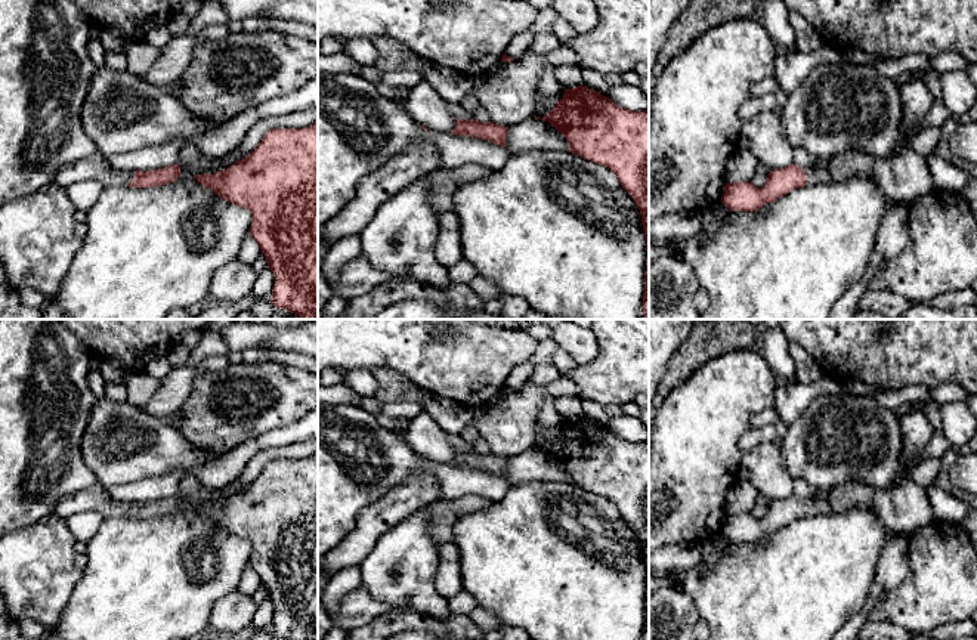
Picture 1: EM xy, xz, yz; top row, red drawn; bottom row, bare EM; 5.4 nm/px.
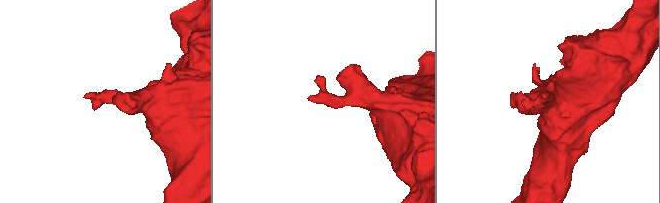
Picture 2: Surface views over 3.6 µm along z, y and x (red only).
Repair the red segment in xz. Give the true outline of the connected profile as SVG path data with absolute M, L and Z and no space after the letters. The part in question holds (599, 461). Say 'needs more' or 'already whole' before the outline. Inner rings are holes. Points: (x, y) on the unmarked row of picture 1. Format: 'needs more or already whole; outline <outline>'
already whole; outline M578 417L565 420L563 429L545 448L534 448L548 452L565 467L571 476L568 483L610 500L622 519L633 528L641 545L646 569L643 640L649 640L649 439L646 442L630 442L587 417Z

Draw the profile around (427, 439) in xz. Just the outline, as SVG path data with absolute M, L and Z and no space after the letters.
M426 411L409 421L405 440L417 455L430 461L451 464L455 460L457 451L446 432Z

